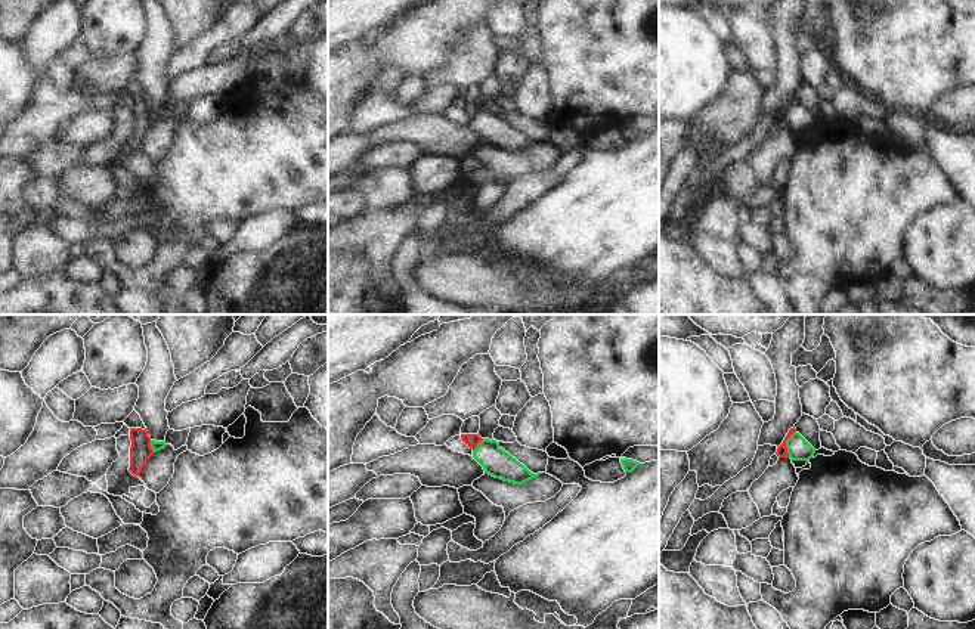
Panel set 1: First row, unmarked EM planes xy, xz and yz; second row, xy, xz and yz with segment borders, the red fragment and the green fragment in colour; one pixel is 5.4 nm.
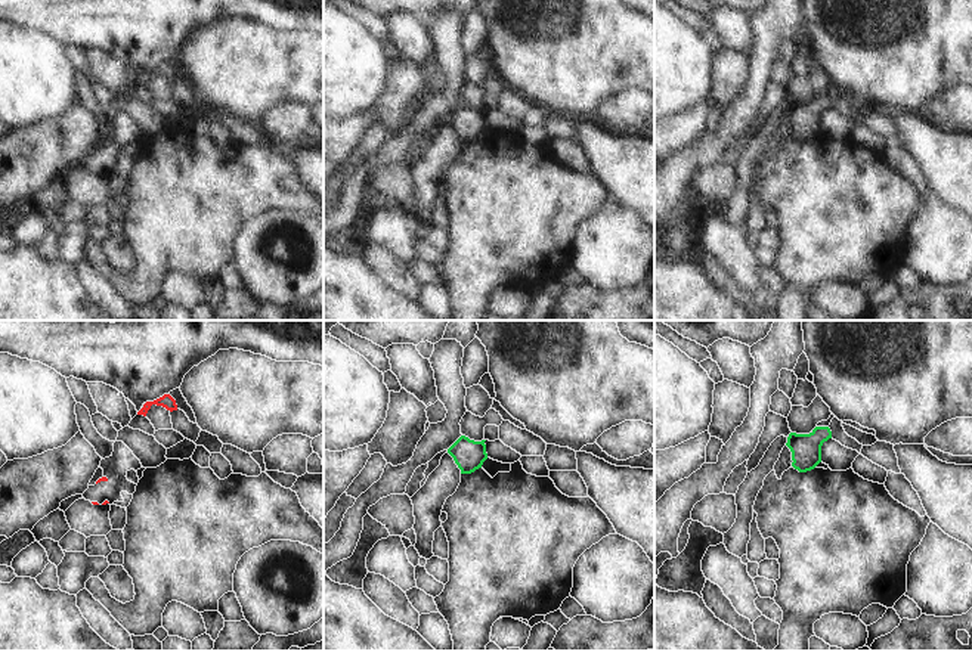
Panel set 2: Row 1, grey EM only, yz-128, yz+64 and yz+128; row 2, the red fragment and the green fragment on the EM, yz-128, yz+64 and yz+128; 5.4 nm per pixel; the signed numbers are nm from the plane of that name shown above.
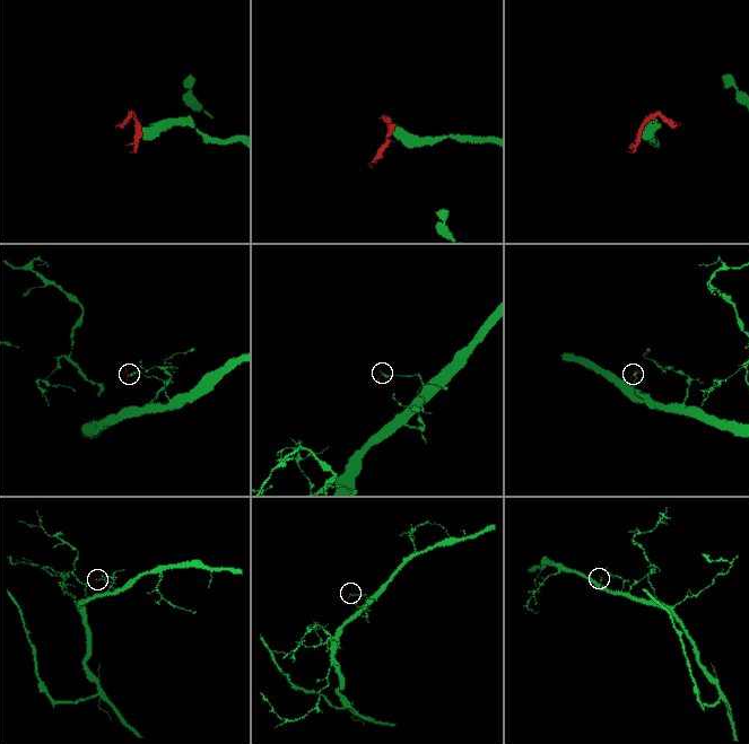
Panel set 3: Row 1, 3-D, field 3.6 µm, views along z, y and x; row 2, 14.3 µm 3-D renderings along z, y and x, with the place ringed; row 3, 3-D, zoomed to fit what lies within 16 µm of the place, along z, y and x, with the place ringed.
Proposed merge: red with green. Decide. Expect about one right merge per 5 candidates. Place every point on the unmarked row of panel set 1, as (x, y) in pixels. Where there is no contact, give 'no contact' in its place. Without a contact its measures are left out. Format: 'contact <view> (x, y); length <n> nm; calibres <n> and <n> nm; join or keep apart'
contact yz (785, 112); length 160 nm; calibres 60 and 120 nm; keep apart

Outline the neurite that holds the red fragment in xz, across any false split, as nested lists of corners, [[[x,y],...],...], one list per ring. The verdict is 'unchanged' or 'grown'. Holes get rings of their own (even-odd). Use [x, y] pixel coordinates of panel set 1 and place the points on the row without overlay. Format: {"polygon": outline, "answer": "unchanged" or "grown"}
{"polygon": [[[461,103],[451,106],[446,111],[446,115],[455,121],[464,123],[464,124],[473,124],[473,120],[477,117],[477,114],[483,108],[479,103]]], "answer": "grown"}

